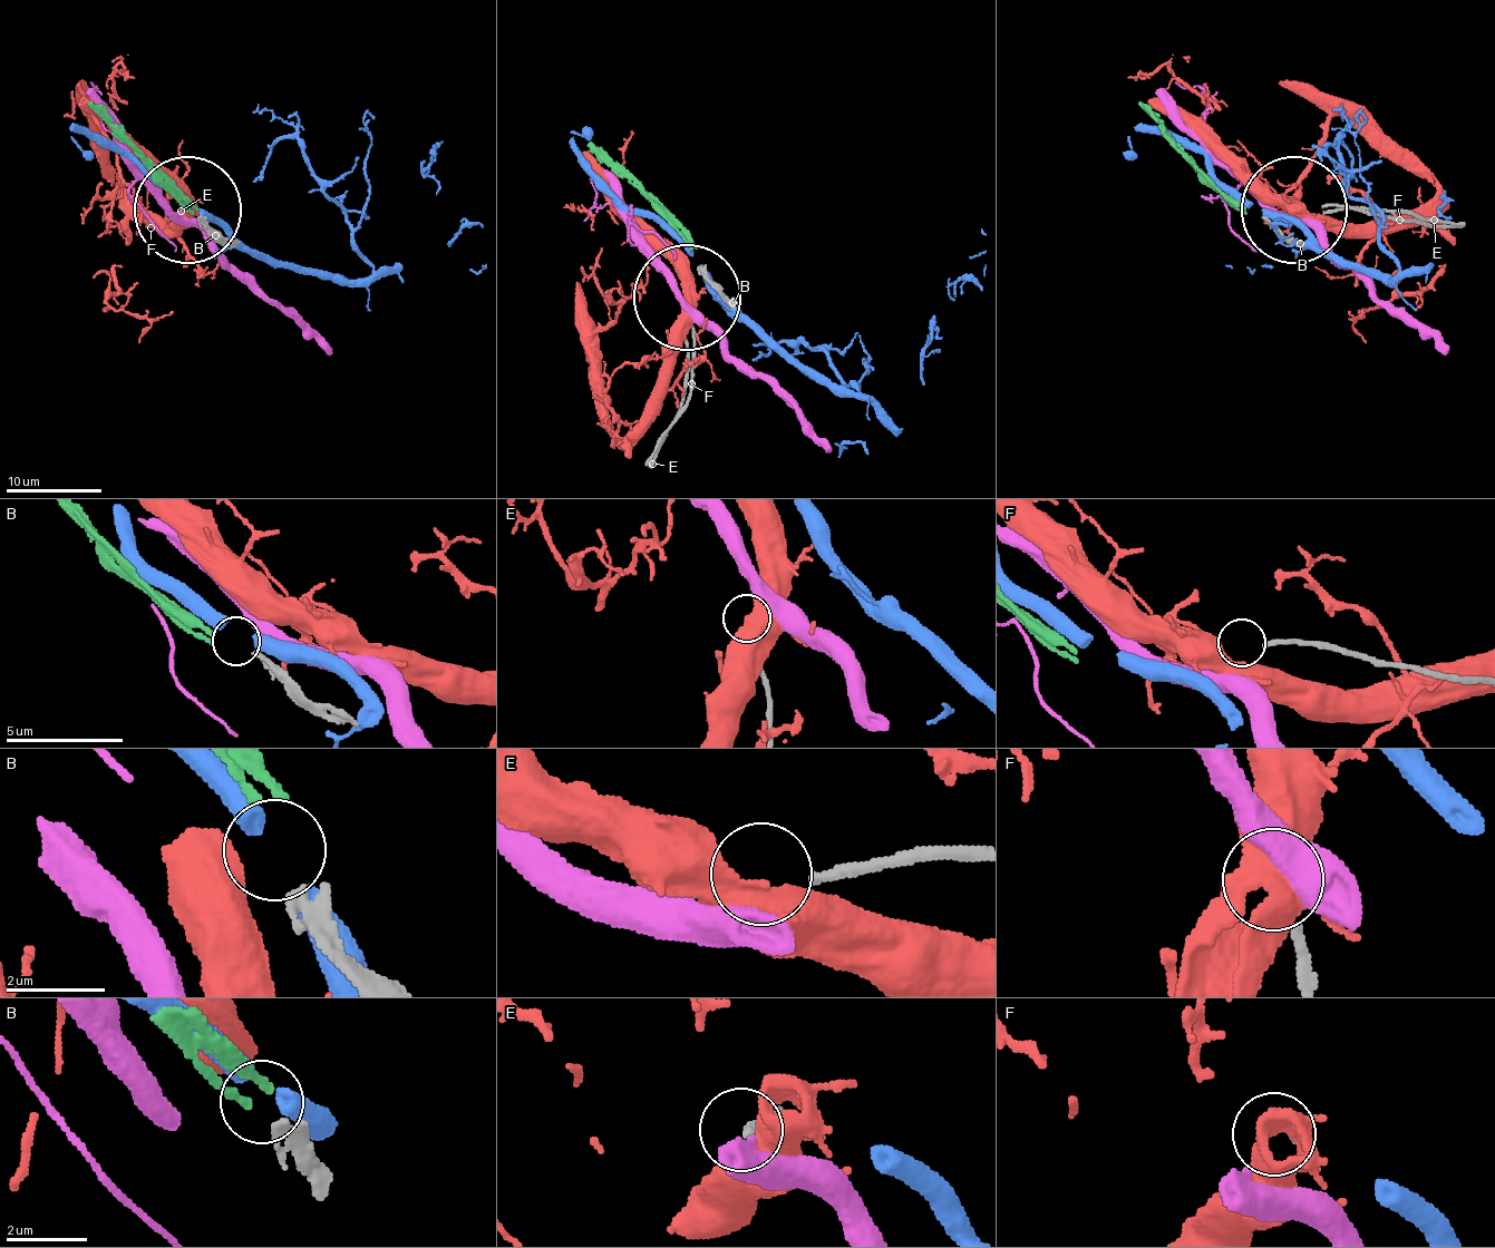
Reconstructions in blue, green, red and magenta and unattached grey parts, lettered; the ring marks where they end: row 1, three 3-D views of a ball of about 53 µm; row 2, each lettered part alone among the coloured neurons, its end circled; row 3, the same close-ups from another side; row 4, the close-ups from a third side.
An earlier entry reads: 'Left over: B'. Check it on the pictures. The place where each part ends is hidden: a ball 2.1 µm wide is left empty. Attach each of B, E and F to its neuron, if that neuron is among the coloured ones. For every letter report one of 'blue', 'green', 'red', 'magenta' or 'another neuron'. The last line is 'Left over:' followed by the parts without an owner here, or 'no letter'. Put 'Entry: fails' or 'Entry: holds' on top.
Entry: fails
B: green
E: magenta
F: another neuron
Left over: F

